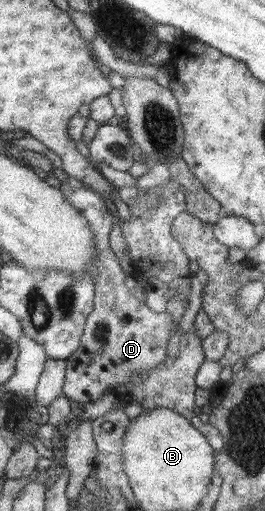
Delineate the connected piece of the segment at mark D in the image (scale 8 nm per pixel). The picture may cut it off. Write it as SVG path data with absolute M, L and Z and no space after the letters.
M66 183L61 186L67 199L78 209L95 234L95 260L92 266L98 270L95 280L94 309L87 317L79 349L67 359L67 379L64 396L73 406L94 403L115 386L125 384L137 372L149 370L167 358L166 347L170 335L178 330L170 314L152 312L143 302L138 302L124 286L124 277L118 259L108 247L108 232L112 224L109 204L86 186L71 190Z

